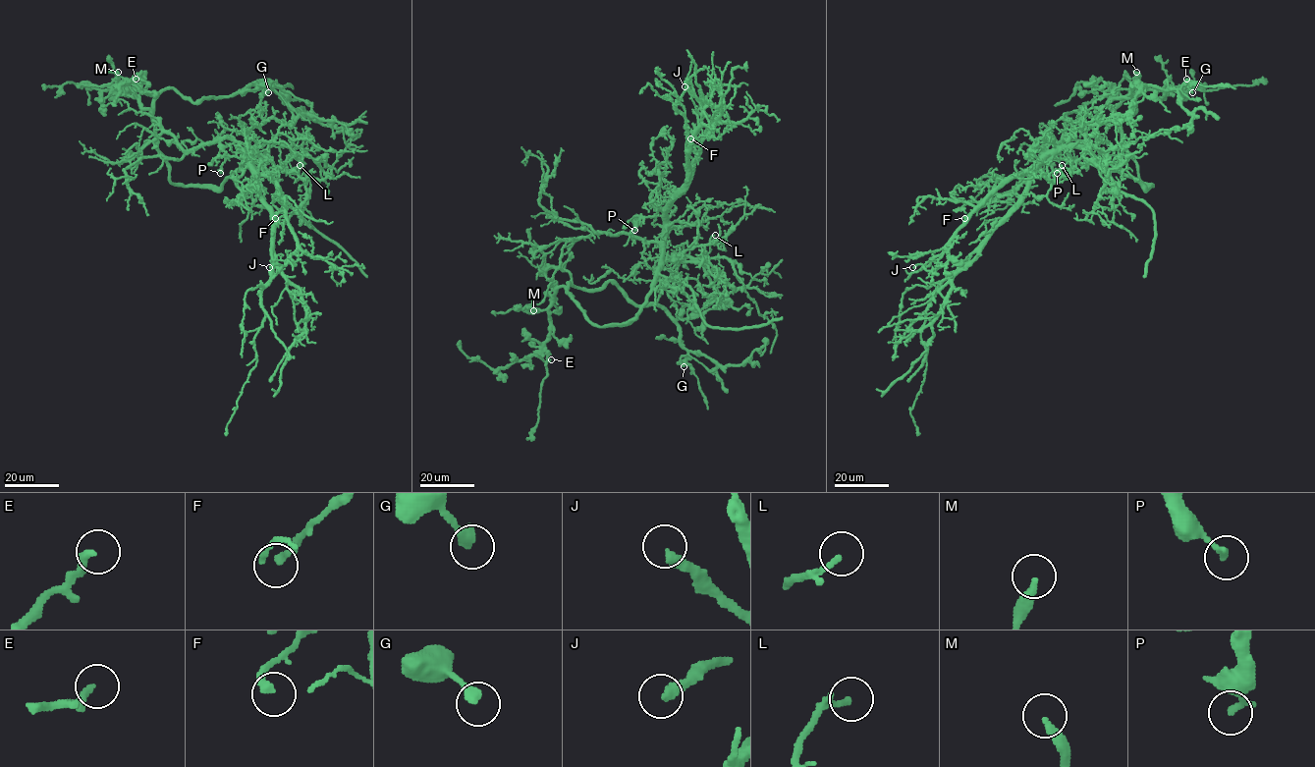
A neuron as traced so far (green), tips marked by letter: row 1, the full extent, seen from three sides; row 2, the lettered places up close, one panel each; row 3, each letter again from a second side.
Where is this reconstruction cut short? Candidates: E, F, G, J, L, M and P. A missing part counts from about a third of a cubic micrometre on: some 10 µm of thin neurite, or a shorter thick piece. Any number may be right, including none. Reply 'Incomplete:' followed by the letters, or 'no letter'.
Incomplete: J

